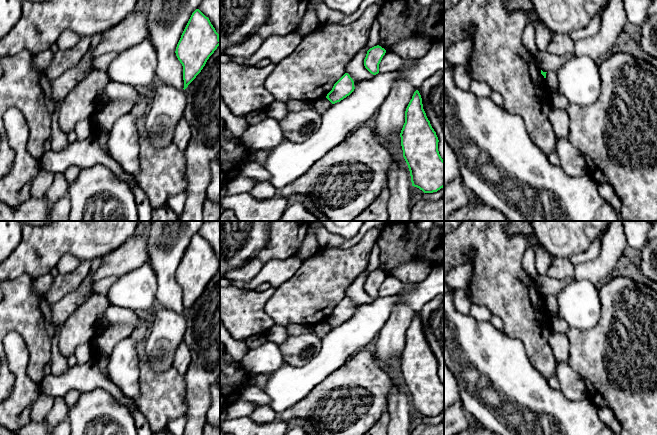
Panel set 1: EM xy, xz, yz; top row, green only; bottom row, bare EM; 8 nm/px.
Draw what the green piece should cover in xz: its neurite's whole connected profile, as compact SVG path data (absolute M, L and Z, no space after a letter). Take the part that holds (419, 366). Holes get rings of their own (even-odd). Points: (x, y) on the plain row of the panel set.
M418 314L406 332L400 361L412 410L424 417L437 416L443 412L444 384L438 375L439 364L423 333Z

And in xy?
M196 233L192 237L175 275L183 290L184 314L201 296L219 269L219 258L209 242Z

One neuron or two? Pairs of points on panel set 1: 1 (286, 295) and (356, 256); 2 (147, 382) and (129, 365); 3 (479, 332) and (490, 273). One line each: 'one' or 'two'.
1: one
2: two
3: two

